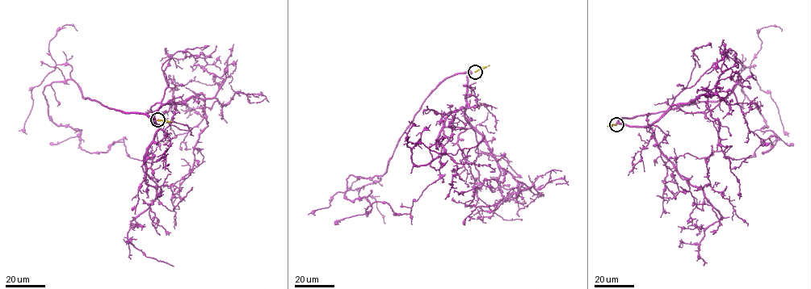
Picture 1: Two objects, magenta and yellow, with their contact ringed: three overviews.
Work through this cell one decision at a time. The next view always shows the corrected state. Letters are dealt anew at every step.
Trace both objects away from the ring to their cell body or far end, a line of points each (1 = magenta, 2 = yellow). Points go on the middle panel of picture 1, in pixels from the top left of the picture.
1: (475, 71), (444, 78), (383, 175), (350, 175), (344, 195), (409, 214), (445, 173)
2: (475, 71), (489, 65)

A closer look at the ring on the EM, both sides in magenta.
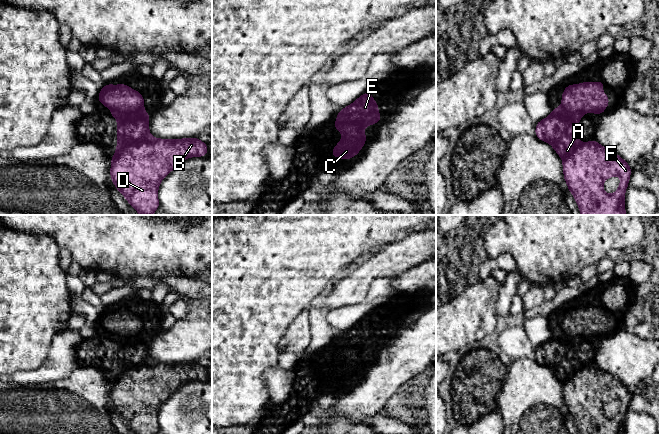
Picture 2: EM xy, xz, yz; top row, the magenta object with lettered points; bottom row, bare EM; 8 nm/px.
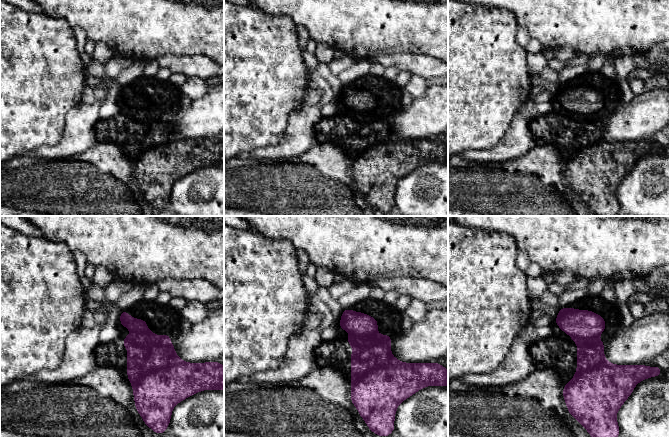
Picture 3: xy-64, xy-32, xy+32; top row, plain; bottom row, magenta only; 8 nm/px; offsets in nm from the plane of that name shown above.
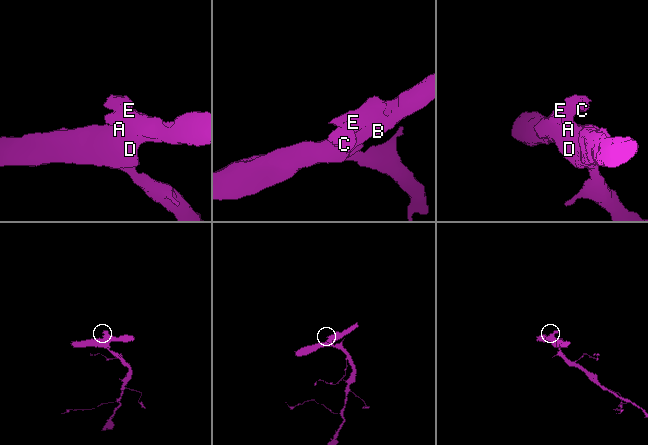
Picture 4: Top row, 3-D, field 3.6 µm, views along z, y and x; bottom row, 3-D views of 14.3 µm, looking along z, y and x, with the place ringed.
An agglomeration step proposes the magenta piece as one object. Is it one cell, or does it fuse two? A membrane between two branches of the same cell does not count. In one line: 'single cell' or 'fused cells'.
fused cells

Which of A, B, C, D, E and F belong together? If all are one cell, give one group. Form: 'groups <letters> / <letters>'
groups A B D E F / C

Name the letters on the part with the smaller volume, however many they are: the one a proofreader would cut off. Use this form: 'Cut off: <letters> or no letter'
Cut off: C

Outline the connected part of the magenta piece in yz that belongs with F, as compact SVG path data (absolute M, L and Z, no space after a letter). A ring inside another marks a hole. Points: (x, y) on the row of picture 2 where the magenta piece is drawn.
M555 107L552 113L536 123L535 135L549 143L561 157L564 180L572 193L581 215L627 215L625 211L625 191L631 177L630 165L618 154L600 145L596 140L579 141L579 120L583 113L572 112L563 107ZM619 175L618 189L608 195L603 189L606 179Z

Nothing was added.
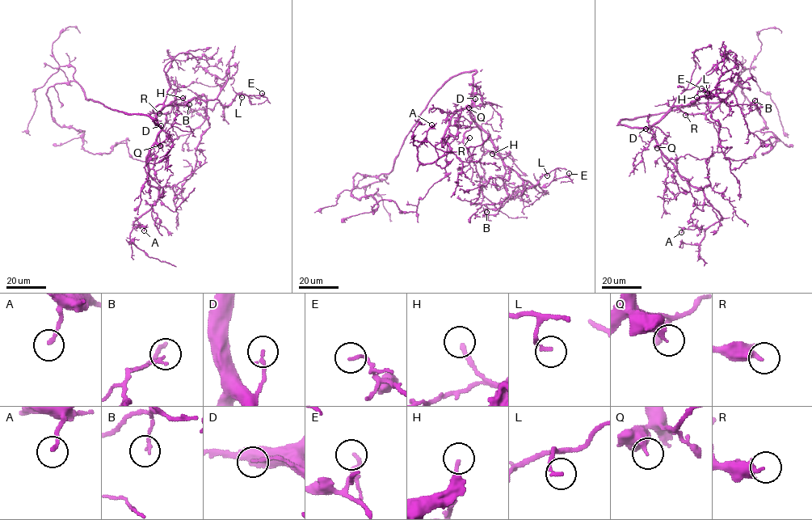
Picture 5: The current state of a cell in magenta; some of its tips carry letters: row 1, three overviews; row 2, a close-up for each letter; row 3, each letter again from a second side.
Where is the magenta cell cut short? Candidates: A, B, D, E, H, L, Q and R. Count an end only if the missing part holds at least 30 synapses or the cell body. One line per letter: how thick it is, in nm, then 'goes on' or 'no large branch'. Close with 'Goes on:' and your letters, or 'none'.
A: calibre 170 nm; no large branch
B: calibre 150 nm; no large branch
D: calibre 160 nm; no large branch
E: calibre 150 nm; no large branch
H: calibre 190 nm; goes on
L: calibre 170 nm; no large branch
Q: calibre 280 nm; no large branch
R: calibre 280 nm; no large branch
Goes on: H

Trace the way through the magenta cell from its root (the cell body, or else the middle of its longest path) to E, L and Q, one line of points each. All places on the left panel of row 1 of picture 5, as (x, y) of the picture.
E: (103, 105), (149, 115), (157, 124), (157, 112), (166, 106), (193, 98), (229, 105), (237, 95), (262, 93)
L: (103, 105), (149, 115), (157, 124), (157, 112), (166, 106), (193, 98), (229, 105), (237, 94), (241, 97)
Q: (103, 105), (128, 114), (155, 119), (153, 121), (160, 127), (156, 141), (160, 145)

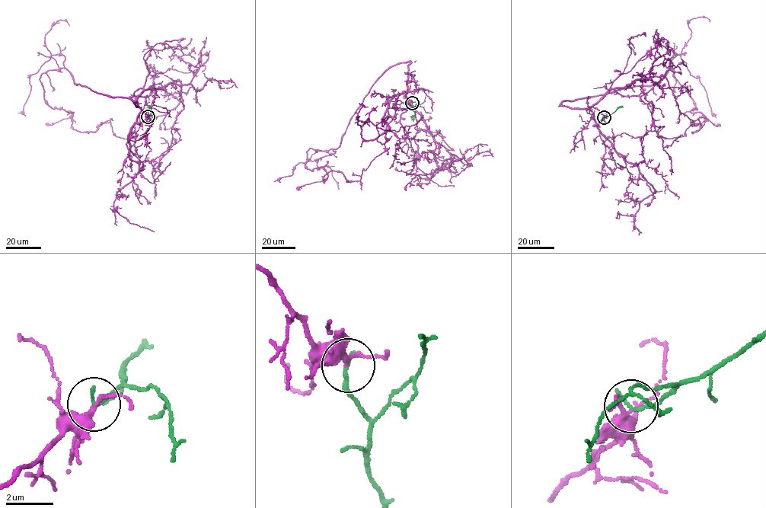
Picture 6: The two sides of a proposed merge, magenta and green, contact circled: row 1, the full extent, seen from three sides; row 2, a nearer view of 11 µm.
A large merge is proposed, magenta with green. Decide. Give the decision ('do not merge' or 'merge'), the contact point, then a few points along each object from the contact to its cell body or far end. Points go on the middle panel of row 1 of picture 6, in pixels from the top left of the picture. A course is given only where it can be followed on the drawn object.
merge; place (412, 103); course magenta (412, 103), (402, 93), (411, 62), (389, 67), (337, 148), (309, 148), (304, 165), (359, 181), (389, 147); course green (412, 103), (415, 114), (412, 119)

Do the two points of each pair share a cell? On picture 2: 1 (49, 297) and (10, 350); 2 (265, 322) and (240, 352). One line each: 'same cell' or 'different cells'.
1: same cell
2: same cell

